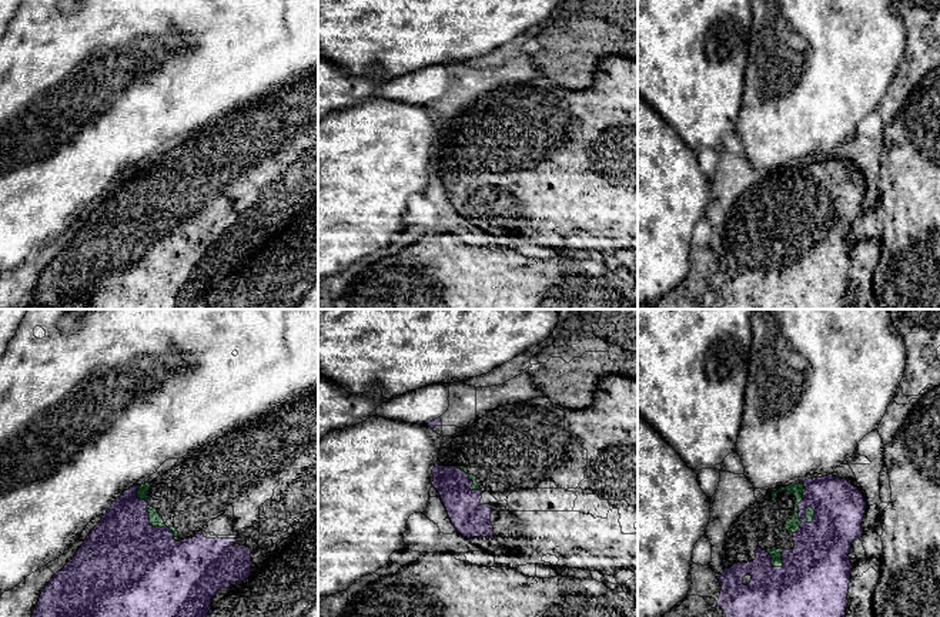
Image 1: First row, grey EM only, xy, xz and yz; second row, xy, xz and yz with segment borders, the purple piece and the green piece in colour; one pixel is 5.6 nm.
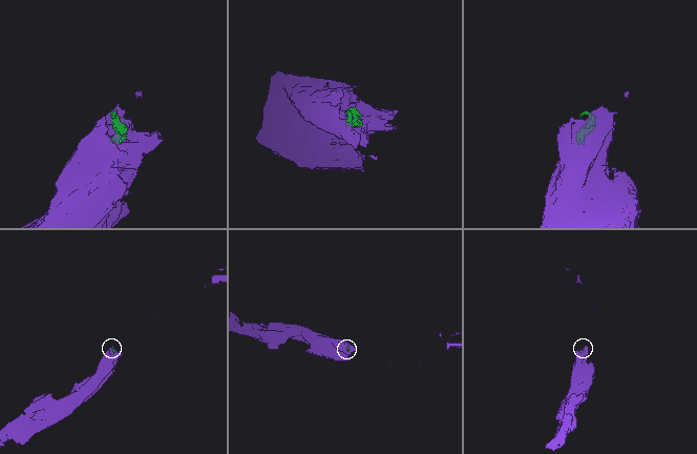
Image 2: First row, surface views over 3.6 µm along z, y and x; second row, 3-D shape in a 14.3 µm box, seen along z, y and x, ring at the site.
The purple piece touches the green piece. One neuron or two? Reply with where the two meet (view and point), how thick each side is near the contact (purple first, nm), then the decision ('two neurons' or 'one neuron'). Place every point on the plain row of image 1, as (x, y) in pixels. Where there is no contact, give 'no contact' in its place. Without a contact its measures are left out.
xy (149, 201) | 480/70 nm | one neuron

